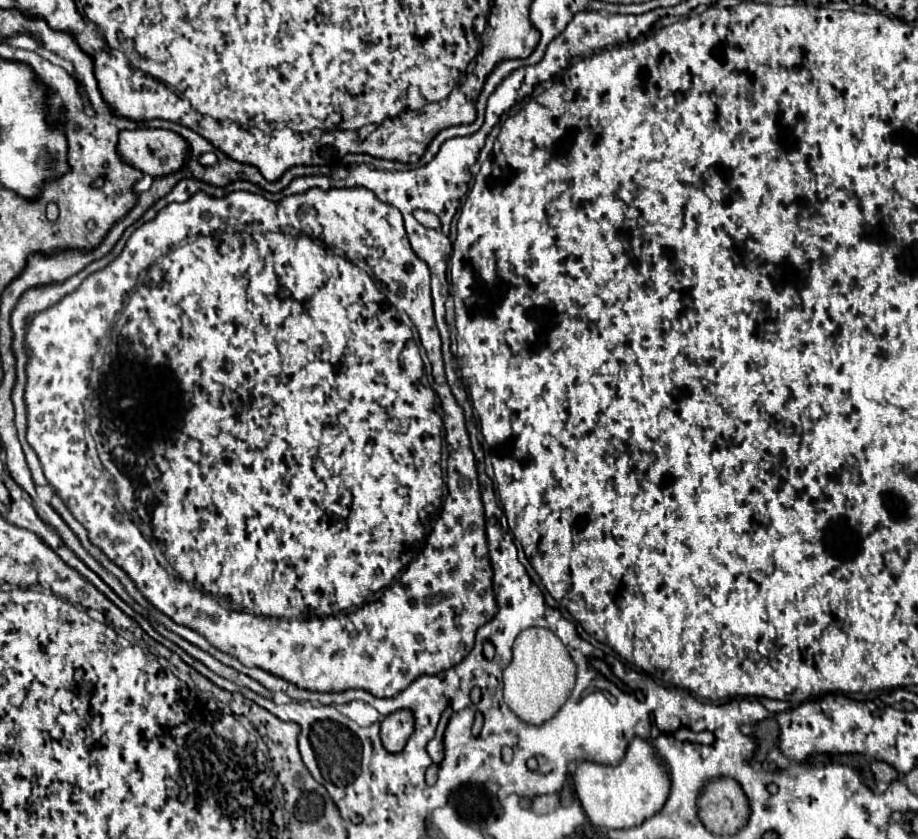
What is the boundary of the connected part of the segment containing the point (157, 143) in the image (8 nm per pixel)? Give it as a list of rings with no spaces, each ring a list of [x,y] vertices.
[[[134,129],[134,131],[120,131],[118,153],[122,155],[124,163],[130,163],[130,167],[138,167],[138,171],[150,177],[162,177],[184,167],[188,143],[178,133],[168,129]]]

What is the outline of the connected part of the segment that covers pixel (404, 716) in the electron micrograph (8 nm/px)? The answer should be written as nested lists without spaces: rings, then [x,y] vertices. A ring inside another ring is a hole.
[[[400,709],[382,721],[382,745],[388,753],[398,753],[404,749],[406,741],[414,731],[414,715],[408,709]]]

